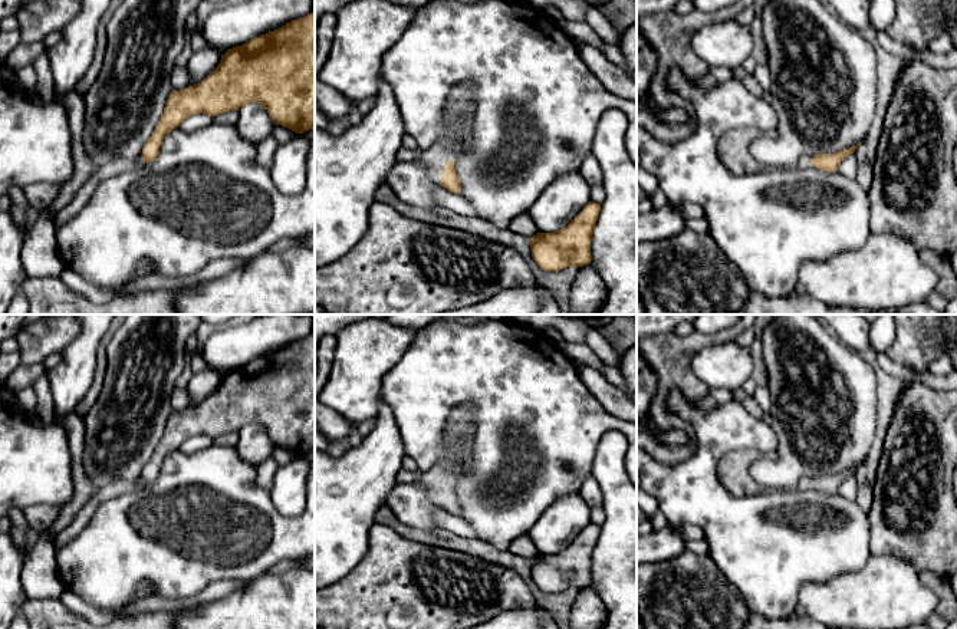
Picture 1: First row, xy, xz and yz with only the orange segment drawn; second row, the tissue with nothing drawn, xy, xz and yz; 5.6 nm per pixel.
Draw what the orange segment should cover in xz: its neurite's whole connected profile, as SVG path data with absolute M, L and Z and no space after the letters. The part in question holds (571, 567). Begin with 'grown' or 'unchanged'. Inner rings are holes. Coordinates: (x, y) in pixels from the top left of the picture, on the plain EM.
unchanged; M589 523L566 549L529 560L532 579L539 590L559 593L591 586L591 562L599 533L601 526Z

